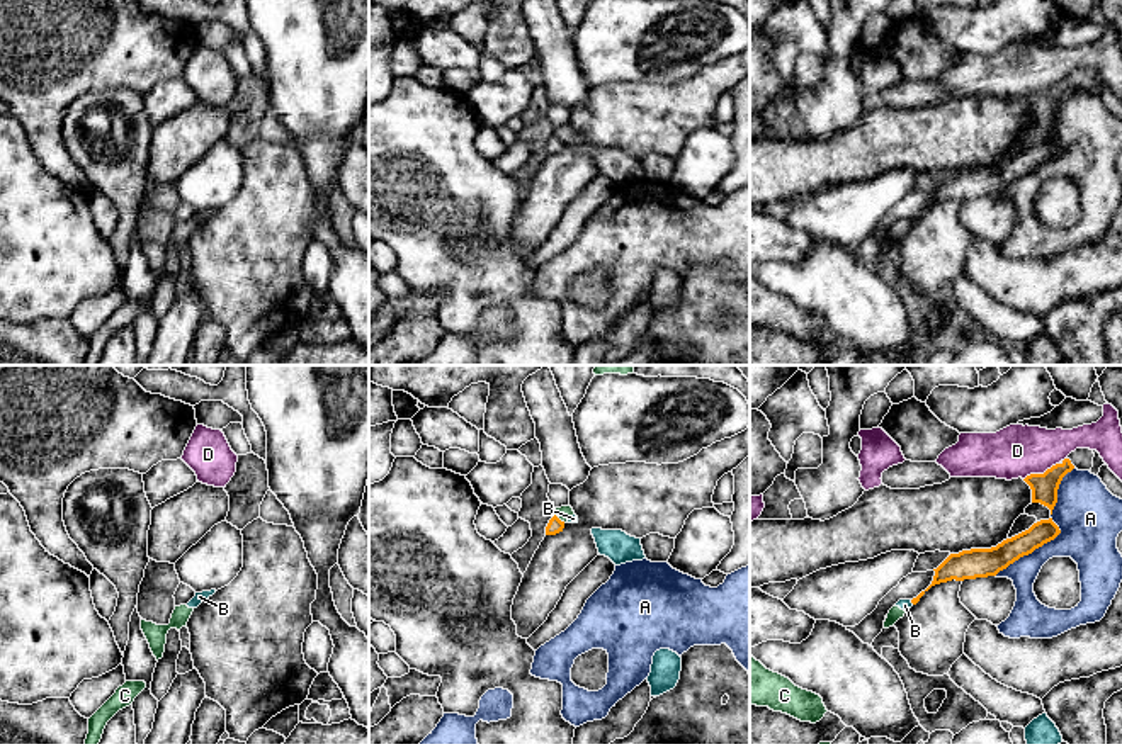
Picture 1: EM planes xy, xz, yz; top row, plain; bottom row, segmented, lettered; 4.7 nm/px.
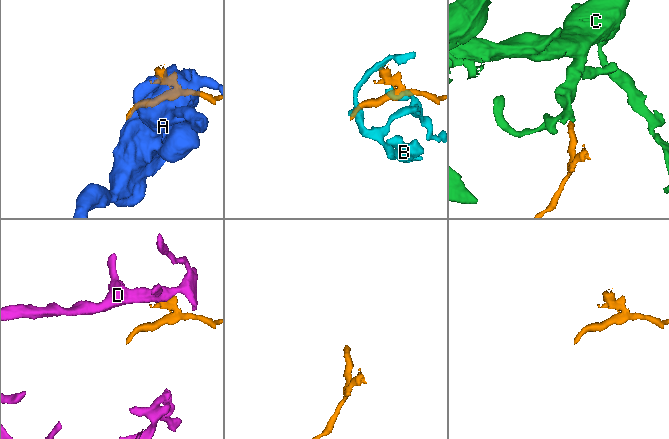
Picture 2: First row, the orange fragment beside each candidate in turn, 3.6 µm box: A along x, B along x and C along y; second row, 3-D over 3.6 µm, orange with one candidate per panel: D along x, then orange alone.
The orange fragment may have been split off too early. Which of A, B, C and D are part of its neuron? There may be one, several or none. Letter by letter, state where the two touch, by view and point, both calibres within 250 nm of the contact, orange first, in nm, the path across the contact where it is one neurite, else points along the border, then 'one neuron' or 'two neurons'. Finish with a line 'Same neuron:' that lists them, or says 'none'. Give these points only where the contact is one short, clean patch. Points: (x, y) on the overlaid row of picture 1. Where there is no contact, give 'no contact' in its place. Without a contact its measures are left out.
A: contact yz (1059, 532); calibres 110 and 300 nm; two neurons
B: contact yz (912, 602); calibres 110 and 50 nm; border yz (910, 600), (913, 603); two neurons
C: contact xz (558, 518); calibres 70 and 70 nm; two neurons
D: contact yz (1041, 474); calibres 130 and 240 nm; two neurons
Same neuron: none

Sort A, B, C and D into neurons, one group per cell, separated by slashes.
A / B C / D

